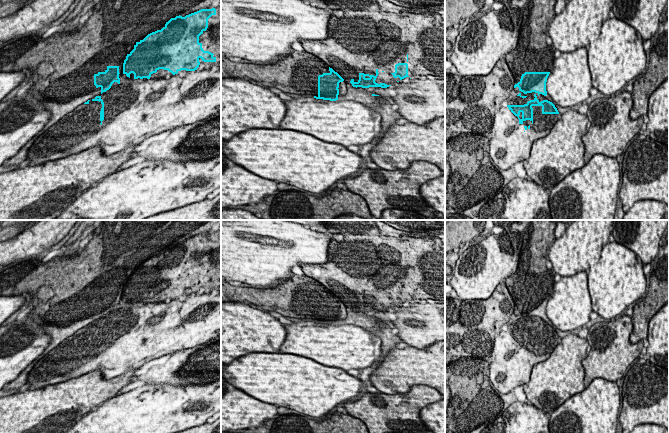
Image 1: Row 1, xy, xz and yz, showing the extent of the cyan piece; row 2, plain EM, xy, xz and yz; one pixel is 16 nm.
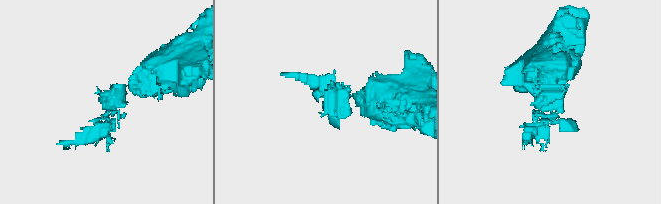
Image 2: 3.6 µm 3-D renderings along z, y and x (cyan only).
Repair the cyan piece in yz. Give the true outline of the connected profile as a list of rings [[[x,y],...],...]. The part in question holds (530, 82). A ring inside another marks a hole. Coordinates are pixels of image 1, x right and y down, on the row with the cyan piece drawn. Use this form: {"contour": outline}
{"contour": [[[525,72],[520,81],[514,85],[524,94],[535,92],[546,96],[546,82],[550,72]]]}

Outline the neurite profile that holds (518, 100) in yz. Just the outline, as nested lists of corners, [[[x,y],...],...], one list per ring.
[[[521,92],[521,95],[511,99],[509,101],[508,105],[524,105],[524,104],[527,104],[528,101],[534,100],[535,95],[537,96],[536,98],[539,100],[539,102],[541,102],[543,100],[548,100],[542,94],[538,94],[538,93],[535,93],[535,92],[524,94],[523,92]]]

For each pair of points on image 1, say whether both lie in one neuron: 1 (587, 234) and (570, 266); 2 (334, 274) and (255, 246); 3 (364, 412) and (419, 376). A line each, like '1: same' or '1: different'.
1: same
2: different
3: different

